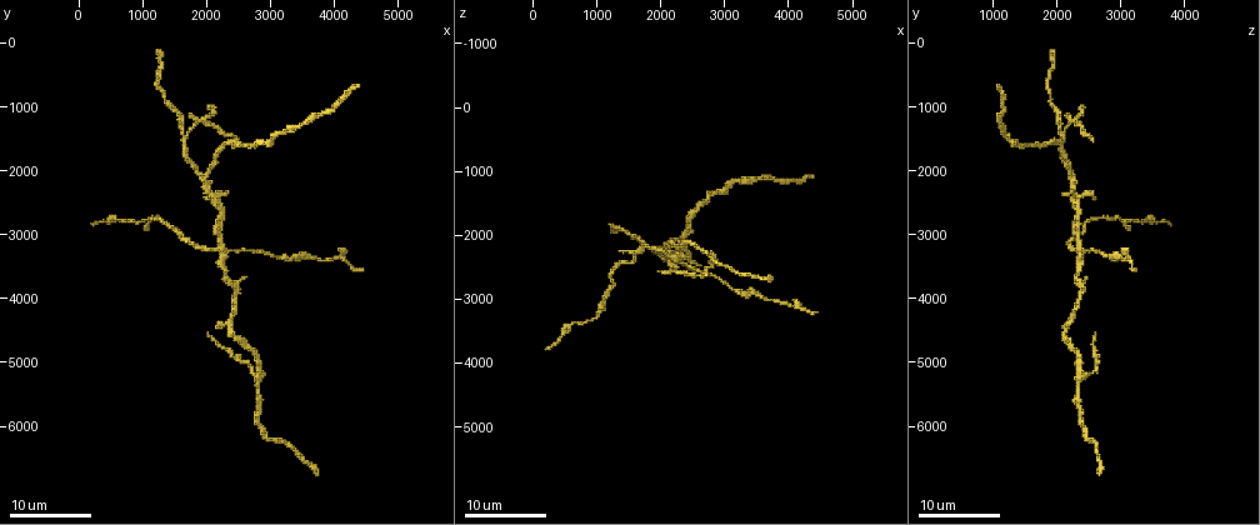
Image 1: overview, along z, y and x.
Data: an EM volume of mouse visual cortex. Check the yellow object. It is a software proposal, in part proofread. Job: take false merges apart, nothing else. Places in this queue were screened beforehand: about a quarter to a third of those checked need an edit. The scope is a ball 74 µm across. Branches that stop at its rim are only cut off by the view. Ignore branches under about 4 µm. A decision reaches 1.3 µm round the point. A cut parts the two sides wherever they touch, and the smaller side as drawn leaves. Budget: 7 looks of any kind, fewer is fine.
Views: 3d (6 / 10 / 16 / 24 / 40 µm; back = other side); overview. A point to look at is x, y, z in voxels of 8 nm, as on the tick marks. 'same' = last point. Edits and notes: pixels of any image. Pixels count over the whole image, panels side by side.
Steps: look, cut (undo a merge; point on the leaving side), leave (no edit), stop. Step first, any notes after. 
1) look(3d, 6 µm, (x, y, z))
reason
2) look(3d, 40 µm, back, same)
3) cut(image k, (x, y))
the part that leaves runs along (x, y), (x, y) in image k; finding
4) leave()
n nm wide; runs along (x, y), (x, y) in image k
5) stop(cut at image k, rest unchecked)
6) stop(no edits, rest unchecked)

look(3d, 24 µm, (2200, 3250, 2400))
small branch off a trunk

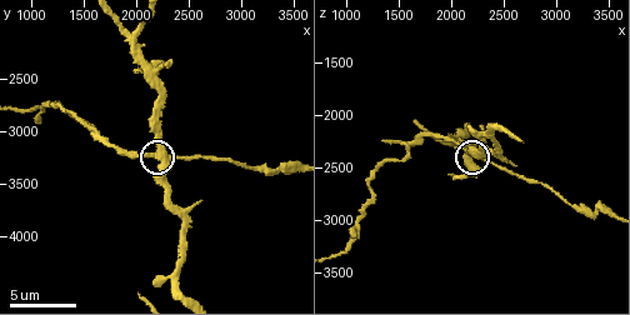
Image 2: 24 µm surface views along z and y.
look(3d, 10 µm, same)

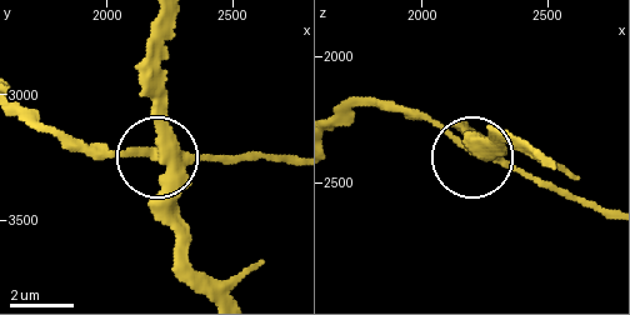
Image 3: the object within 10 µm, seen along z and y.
look(3d, 10 µm, back, same)
from behind

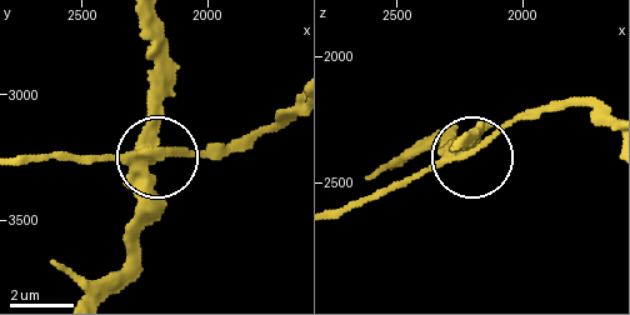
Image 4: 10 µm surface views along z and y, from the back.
cut(image 4, (90, 155))
3 arms; the part that leaves runs along (140, 158), (185, 158), (274, 130), (290, 118) in image 4; two cells meet here

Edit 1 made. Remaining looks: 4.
look(3d, 16 µm, (2400, 4460, 2140))
three arms meet

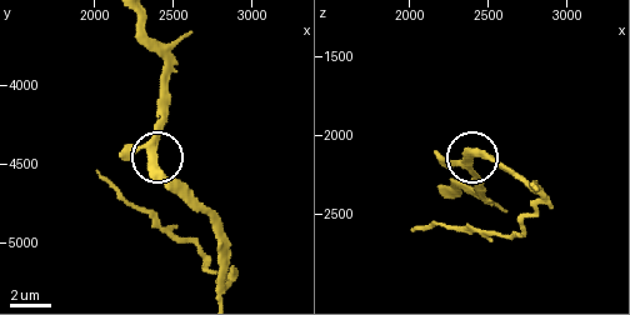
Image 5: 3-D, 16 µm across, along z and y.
leave()
runs along (138, 23), (140, 38), (164, 68), (159, 164), (181, 196) in image 5; continuous, no second cell

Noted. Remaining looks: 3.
look(3d, 16 µm, (1950, 2050, 2200))
three-way junction

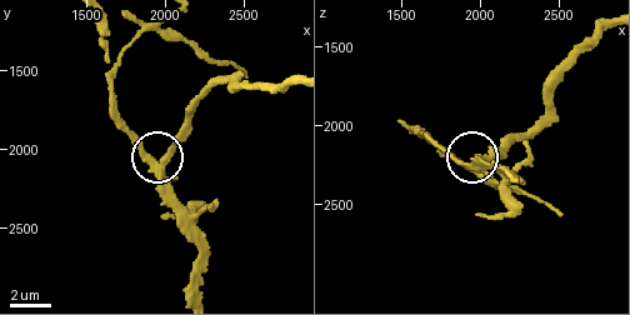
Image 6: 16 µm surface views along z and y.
look(3d, 6 µm, same)

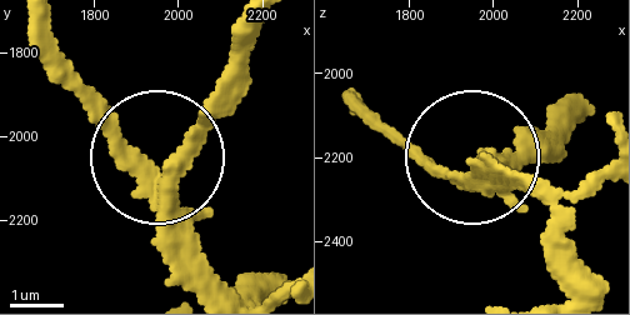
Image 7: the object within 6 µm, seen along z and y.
leave()
300 nm wide; runs along (229, 285), (165, 169), (58, 75) in image 7; continuous, no second cell

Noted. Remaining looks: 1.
stop(cut at image 4, rest unchecked)

